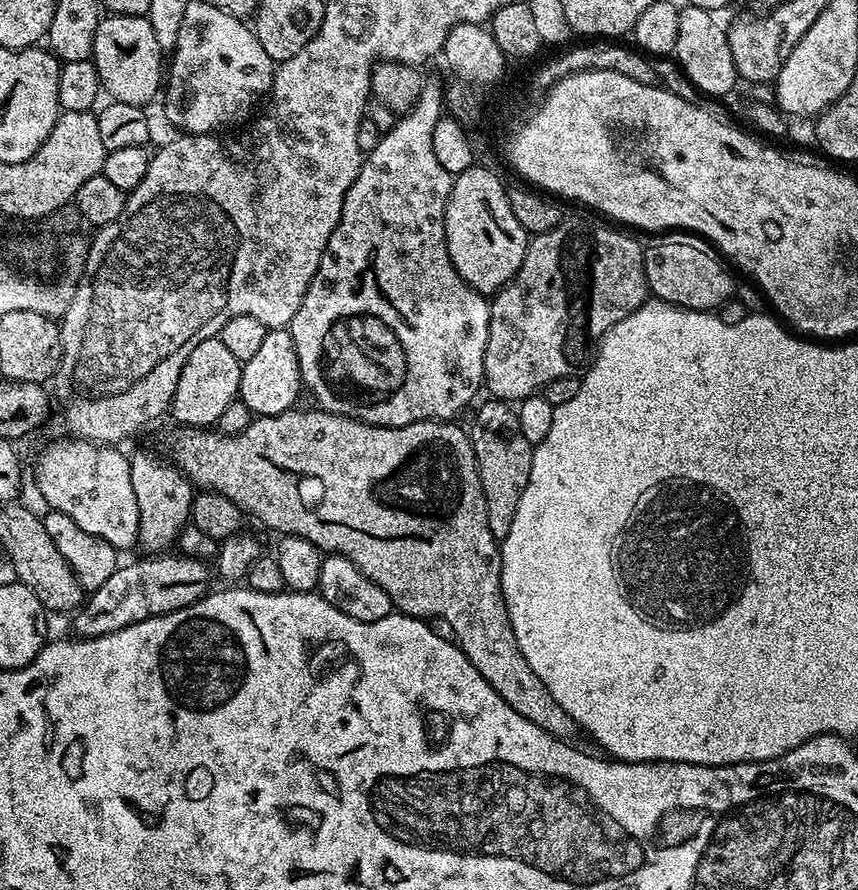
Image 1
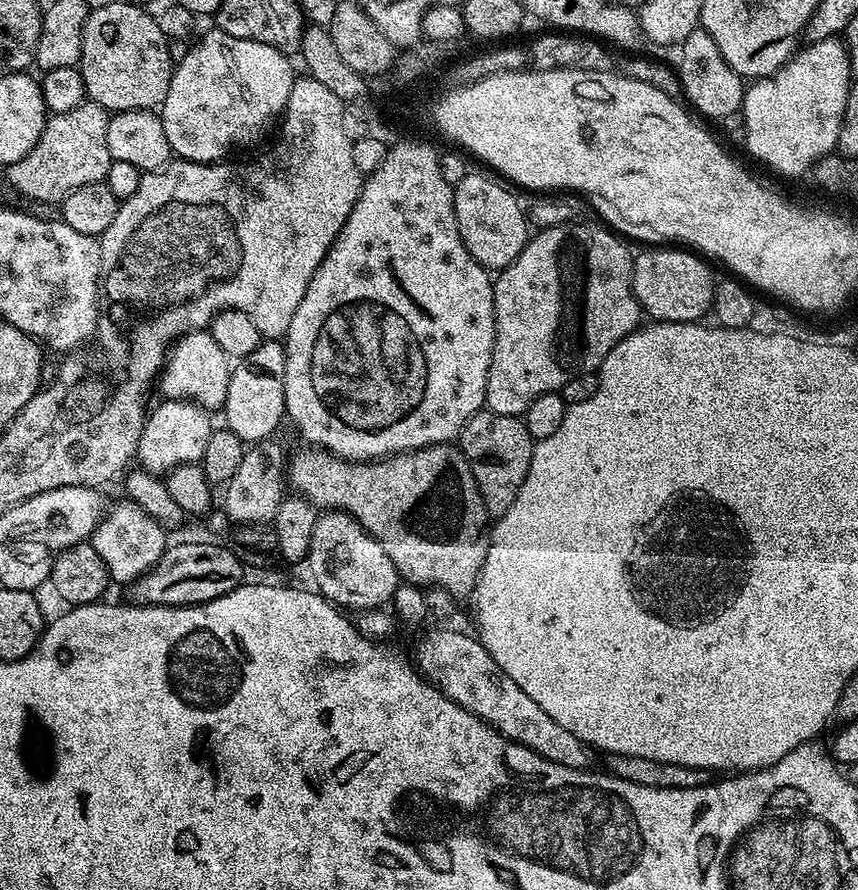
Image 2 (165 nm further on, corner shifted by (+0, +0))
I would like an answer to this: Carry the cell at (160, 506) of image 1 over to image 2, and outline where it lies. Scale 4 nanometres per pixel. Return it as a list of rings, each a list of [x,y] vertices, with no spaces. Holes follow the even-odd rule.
[[[161,399],[156,409],[147,413],[144,429],[138,438],[135,459],[139,467],[153,474],[167,474],[180,464],[203,461],[206,442],[214,431],[207,411],[191,400]],[[140,460],[140,462],[139,462]]]

